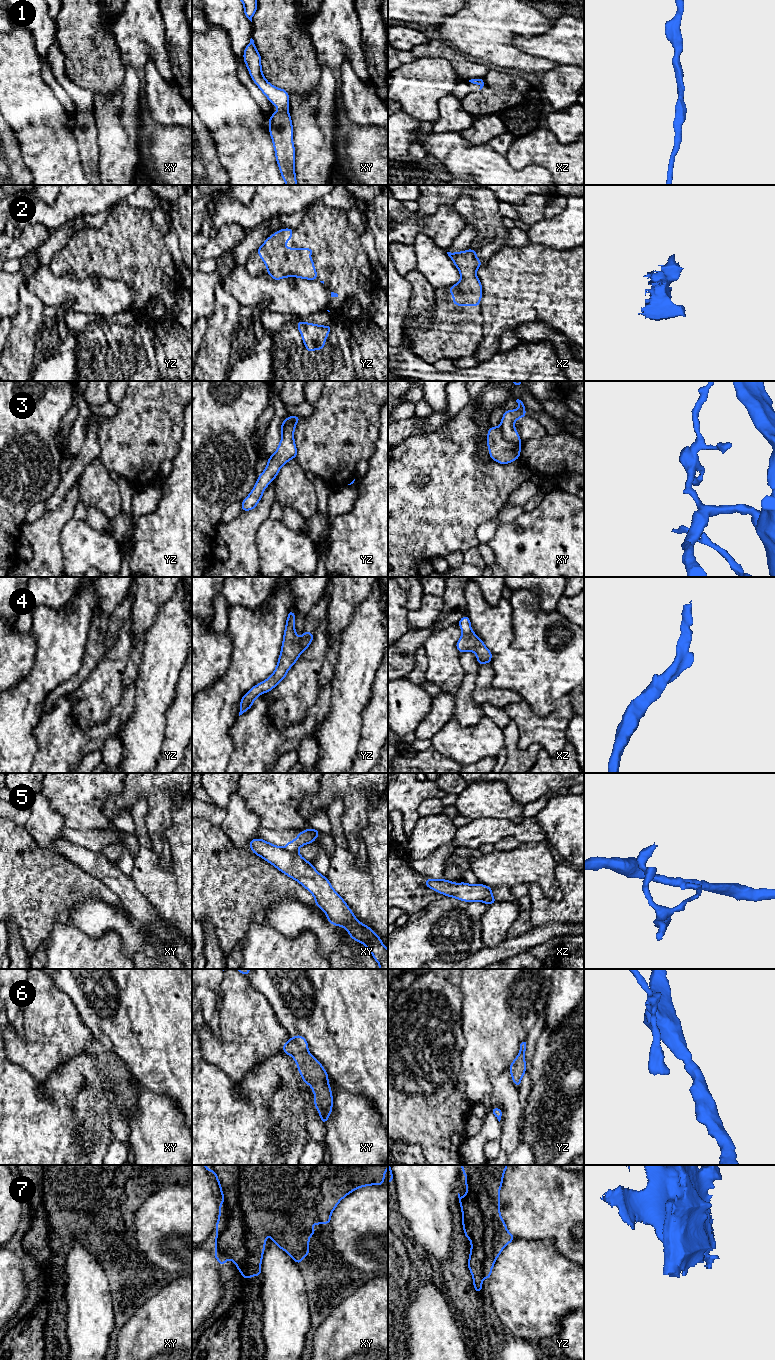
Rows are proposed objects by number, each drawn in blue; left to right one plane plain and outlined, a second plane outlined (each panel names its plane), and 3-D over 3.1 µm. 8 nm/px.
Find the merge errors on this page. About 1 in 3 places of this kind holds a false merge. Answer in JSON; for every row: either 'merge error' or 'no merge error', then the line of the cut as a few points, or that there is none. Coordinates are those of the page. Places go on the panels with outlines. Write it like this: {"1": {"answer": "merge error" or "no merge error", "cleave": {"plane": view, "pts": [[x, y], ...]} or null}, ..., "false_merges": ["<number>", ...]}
{"1": {"answer": "no merge error", "cleave": null}, "2": {"answer": "no merge error", "cleave": null}, "3": {"answer": "merge error", "cleave": {"plane": "xy", "pts": [[500, 425], [502, 436], [505, 439], [519, 443]]}}, "4": {"answer": "no merge error", "cleave": null}, "5": {"answer": "merge error", "cleave": {"plane": "xy", "pts": [[283, 848], [297, 852]]}}, "6": {"answer": "no merge error", "cleave": null}, "7": {"answer": "no merge error", "cleave": null}, "false_merges": ["3", "5"]}

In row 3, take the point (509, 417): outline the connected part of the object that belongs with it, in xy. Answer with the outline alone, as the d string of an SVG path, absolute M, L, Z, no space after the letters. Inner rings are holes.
M519 399L516 400L519 405L517 410L507 410L504 412L500 426L505 440L512 443L521 443L519 434L516 432L514 422L524 416L527 416L525 412L525 405Z

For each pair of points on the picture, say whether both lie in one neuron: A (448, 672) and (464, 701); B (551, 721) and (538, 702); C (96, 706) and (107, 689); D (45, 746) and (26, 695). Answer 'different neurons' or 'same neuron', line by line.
A: different neurons
B: different neurons
C: same neuron
D: different neurons

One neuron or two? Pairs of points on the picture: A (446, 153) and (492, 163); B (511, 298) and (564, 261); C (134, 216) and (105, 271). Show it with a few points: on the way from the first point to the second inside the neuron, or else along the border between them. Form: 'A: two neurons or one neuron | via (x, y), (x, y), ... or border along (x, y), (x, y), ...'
A: one neuron | via (457, 154), (465, 161), (481, 163)
B: one neuron | via (524, 285), (542, 283), (551, 274)
C: one neuron | via (130, 230), (129, 240), (112, 257)

